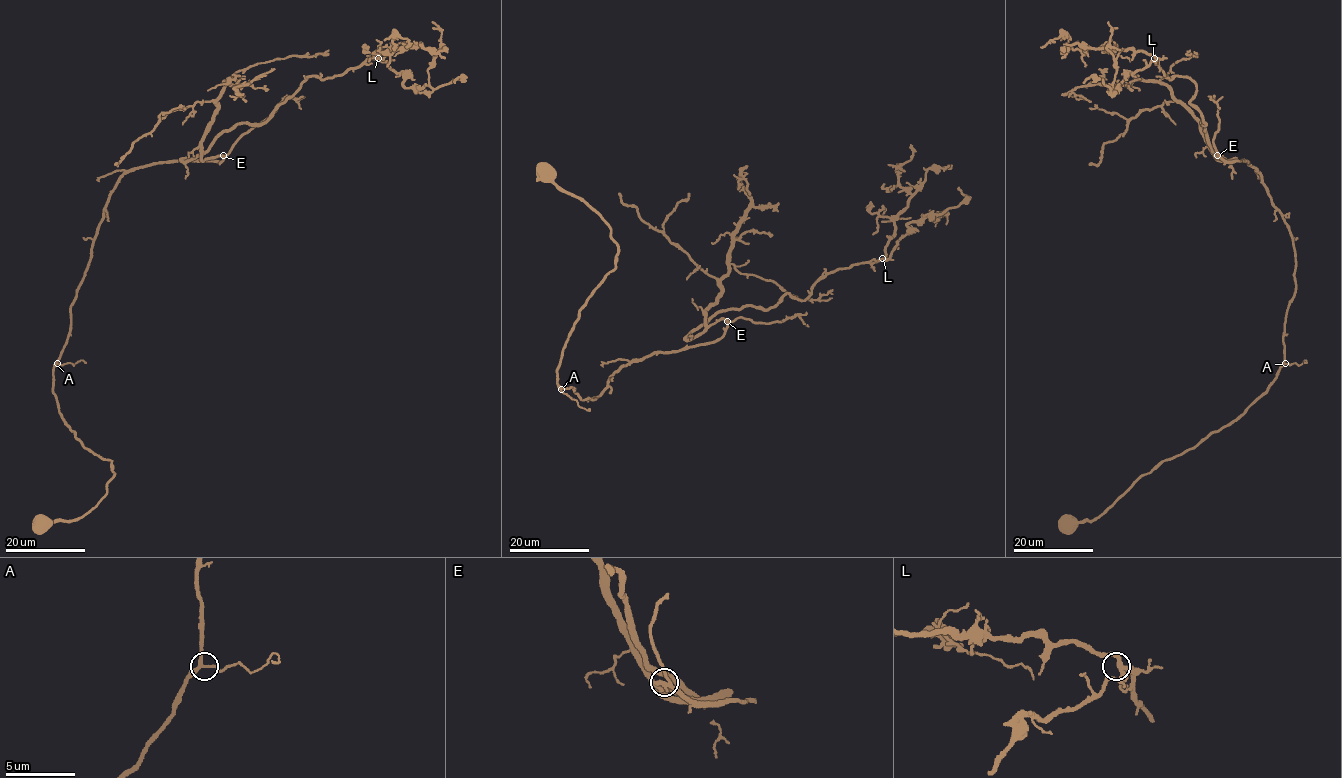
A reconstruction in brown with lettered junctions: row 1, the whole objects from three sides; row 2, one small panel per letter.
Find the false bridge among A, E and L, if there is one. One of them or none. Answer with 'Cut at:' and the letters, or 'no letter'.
Cut at: no letter

